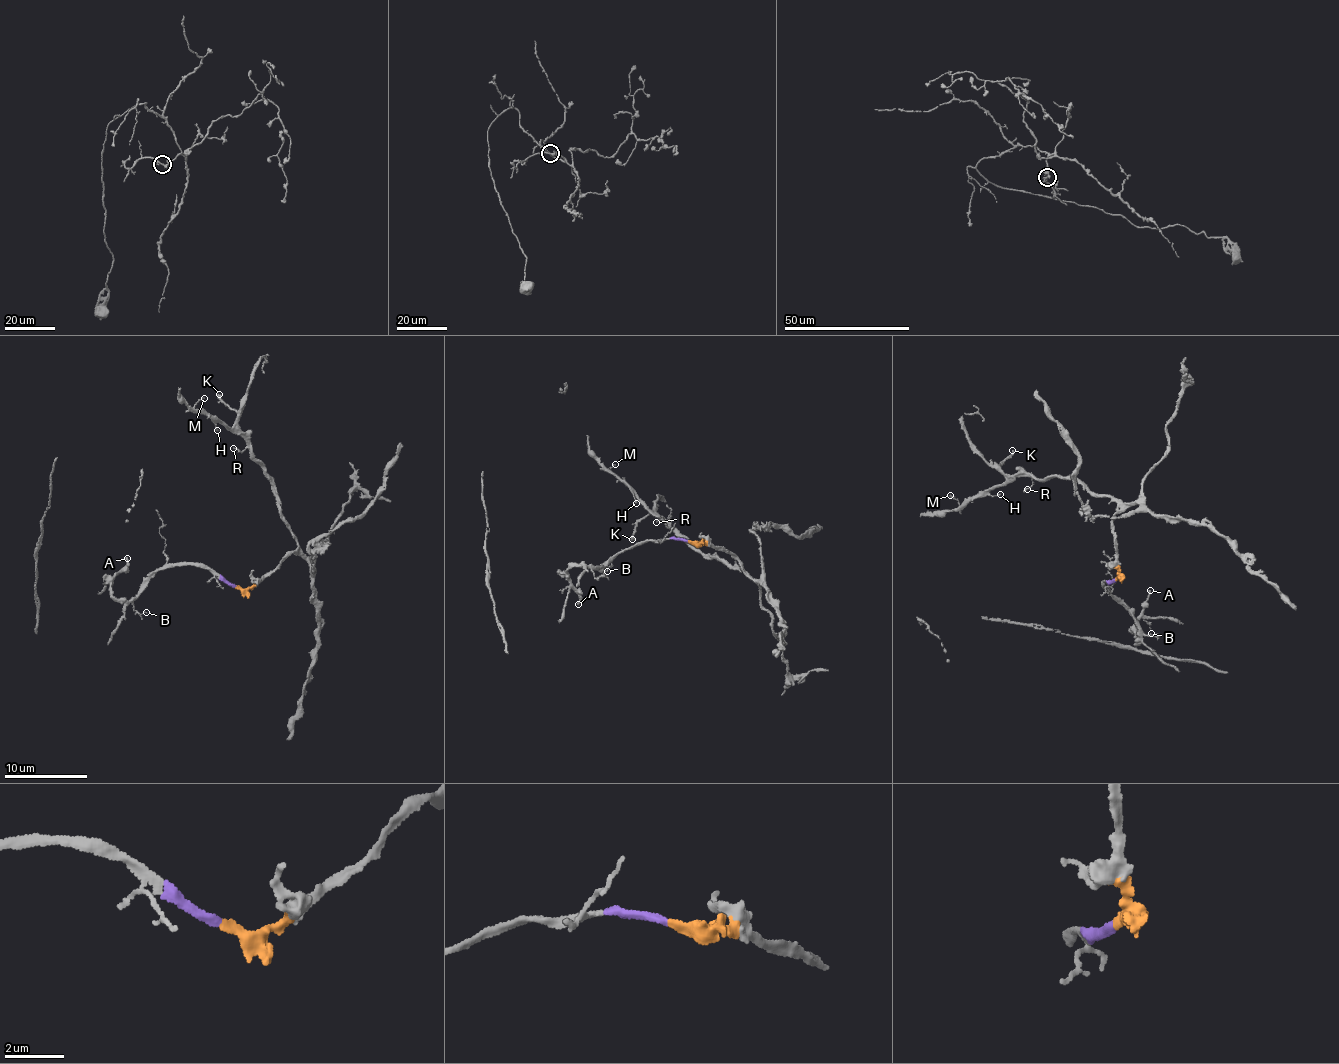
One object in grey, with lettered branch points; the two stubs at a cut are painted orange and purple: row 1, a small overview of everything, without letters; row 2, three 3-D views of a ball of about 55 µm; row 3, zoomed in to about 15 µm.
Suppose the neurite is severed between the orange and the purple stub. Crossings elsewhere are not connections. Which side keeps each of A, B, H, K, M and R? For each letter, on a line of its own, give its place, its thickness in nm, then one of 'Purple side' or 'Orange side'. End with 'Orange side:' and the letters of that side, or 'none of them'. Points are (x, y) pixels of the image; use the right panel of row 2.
A: Place: (1150, 590). Thickness 180 nm. Purple side
B: Place: (1151, 633). Thickness 70 nm. Purple side
H: Place: (1000, 494). Thickness 100 nm. Orange side
K: Place: (1012, 450). Thickness 190 nm. Orange side
M: Place: (950, 495). Thickness 120 nm. Orange side
R: Place: (1027, 489). Thickness 110 nm. Orange side
Orange side: H, K, M, R

